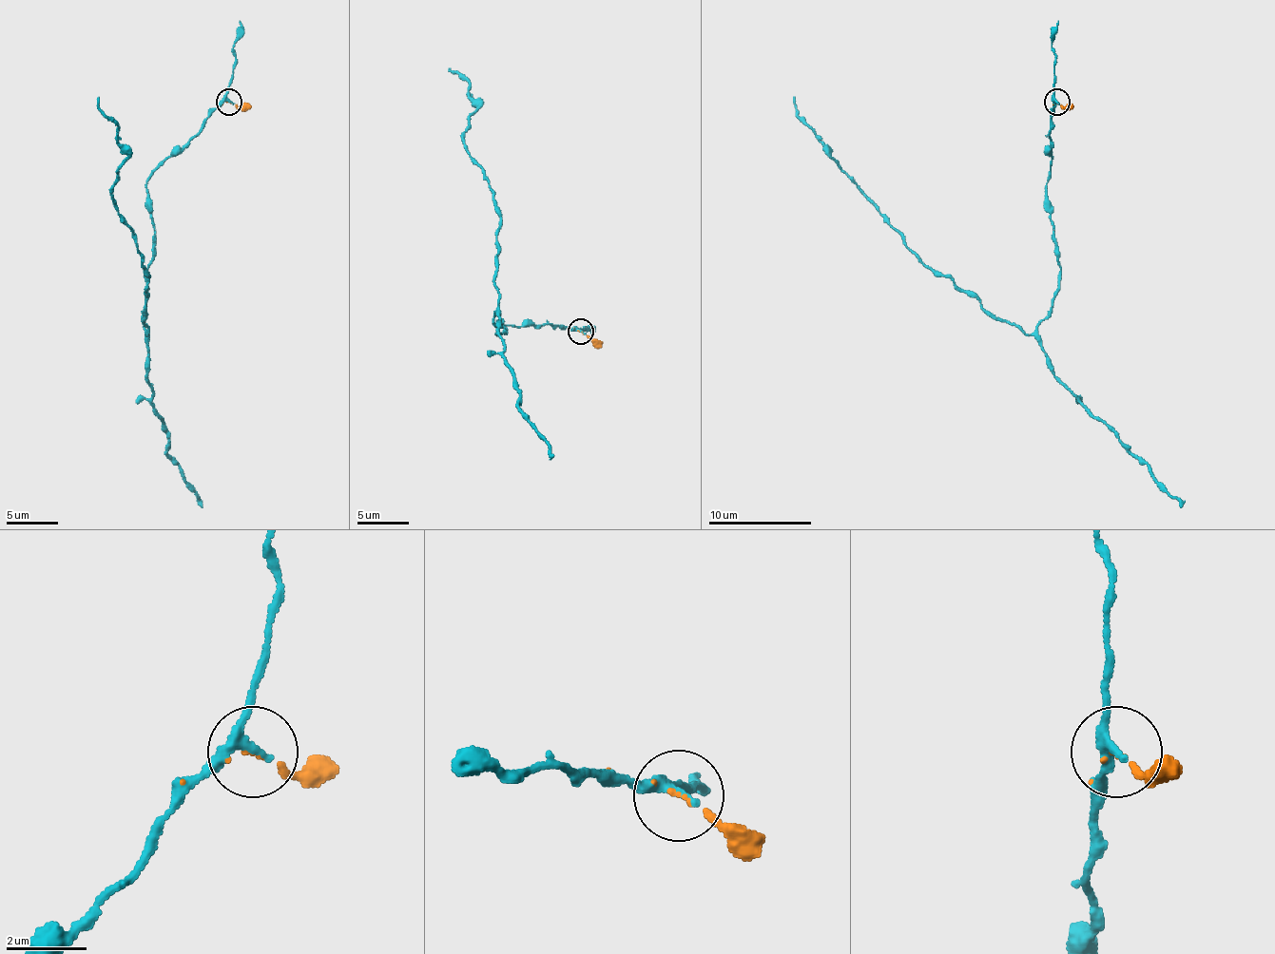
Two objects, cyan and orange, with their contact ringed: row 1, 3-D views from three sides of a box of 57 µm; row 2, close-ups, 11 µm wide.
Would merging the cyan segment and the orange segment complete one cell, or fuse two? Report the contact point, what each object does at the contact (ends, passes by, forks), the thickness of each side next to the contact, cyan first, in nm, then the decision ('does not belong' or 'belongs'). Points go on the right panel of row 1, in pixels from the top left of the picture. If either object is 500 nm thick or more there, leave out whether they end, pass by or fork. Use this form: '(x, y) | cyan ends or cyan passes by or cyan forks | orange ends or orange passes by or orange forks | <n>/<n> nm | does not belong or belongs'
(1056, 102) | cyan passes by | orange ends | 240/80 nm | belongs

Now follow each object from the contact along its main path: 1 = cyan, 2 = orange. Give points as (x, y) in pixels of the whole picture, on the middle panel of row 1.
1: (581, 331), (498, 320), (506, 328), (498, 336), (501, 209), (465, 143), (477, 104), (449, 67)
2: (581, 331), (602, 346)

